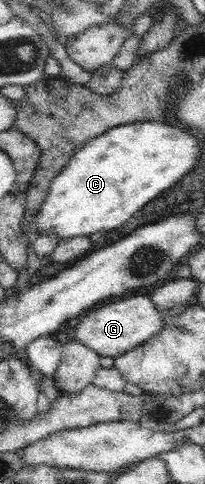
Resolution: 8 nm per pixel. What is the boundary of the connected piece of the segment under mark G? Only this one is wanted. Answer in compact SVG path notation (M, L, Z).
M131 297L116 301L83 317L75 325L75 340L97 352L100 357L116 358L157 335L163 327L162 314L150 301L150 297Z

